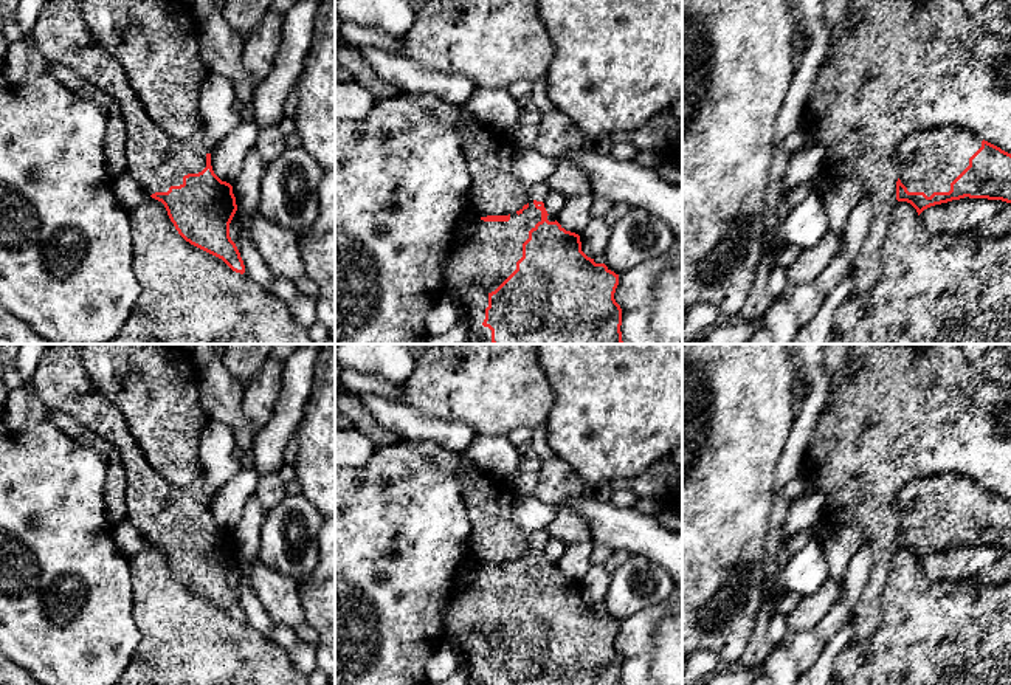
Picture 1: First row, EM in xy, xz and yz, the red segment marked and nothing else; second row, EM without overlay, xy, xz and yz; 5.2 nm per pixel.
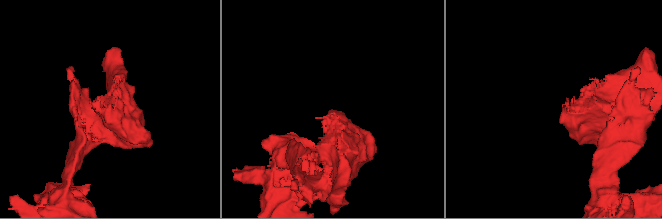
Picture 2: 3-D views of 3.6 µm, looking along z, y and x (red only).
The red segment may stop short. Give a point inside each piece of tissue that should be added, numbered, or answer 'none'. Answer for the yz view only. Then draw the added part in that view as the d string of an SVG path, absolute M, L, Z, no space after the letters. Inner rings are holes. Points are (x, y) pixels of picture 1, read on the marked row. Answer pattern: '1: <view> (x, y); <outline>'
1: yz (929, 160); M940 126L909 135L898 149L899 180L909 192L949 192L951 183L969 166L983 138L957 126Z

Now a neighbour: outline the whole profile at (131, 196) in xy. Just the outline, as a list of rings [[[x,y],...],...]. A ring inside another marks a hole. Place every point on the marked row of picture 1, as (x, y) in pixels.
[[[127,172],[113,178],[113,192],[122,209],[127,212],[146,205],[150,200],[150,195],[147,195]]]

